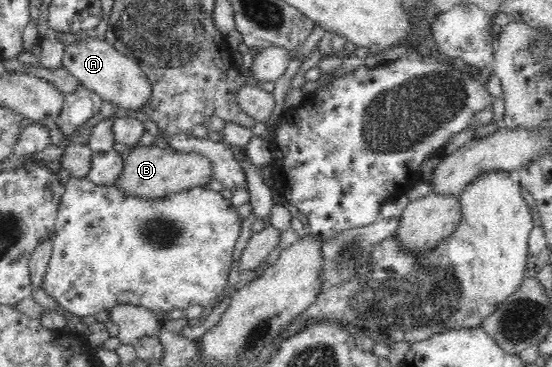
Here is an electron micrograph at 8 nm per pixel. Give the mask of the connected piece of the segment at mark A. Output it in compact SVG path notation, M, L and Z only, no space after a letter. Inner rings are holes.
M90 40L84 44L72 44L65 48L63 55L63 67L67 69L74 77L76 77L85 88L88 88L97 96L102 98L102 101L108 101L119 108L130 109L132 111L139 111L143 106L152 104L152 85L148 81L148 77L140 66L132 61L132 58L127 58L114 49L112 44L106 40Z

